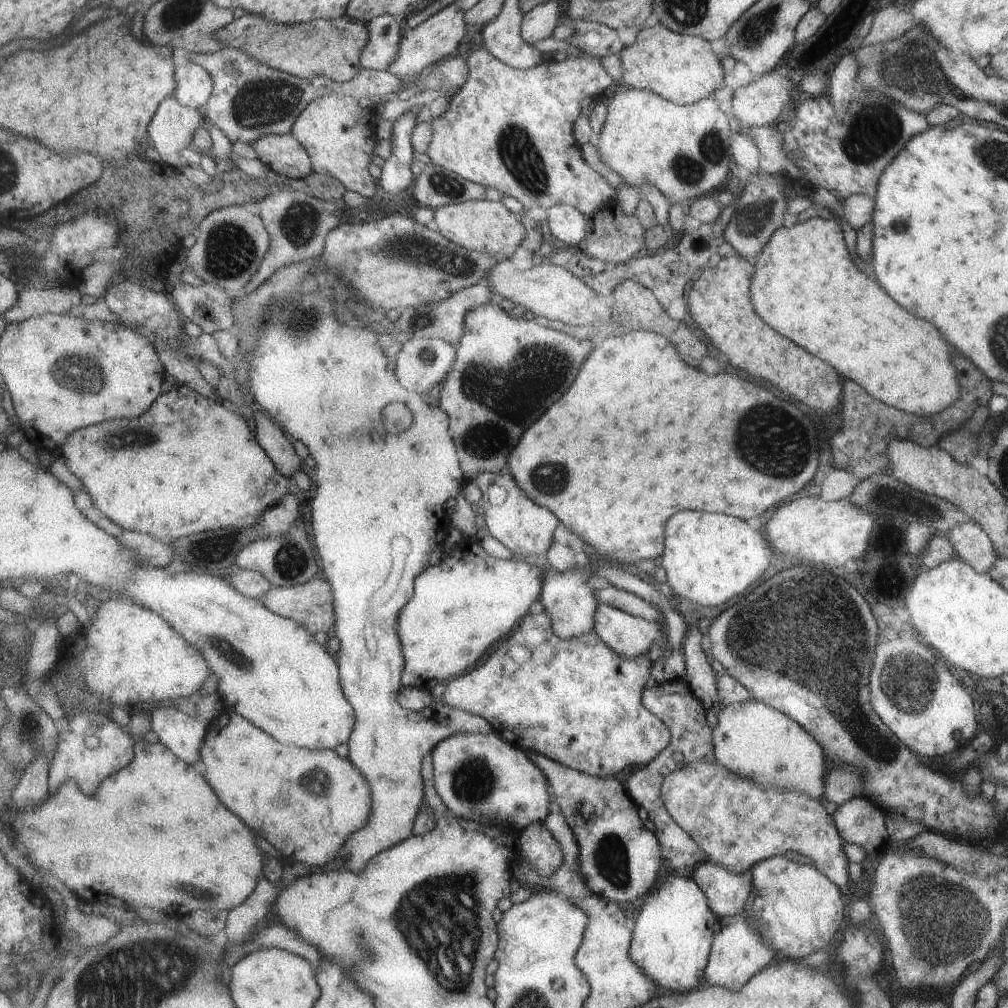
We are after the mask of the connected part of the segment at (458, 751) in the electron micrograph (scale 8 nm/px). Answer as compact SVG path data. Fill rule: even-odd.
M497 732L461 733L438 744L432 752L434 786L438 796L451 814L485 824L501 825L521 832L529 824L544 822L555 800L545 773L528 757L524 749L502 739Z

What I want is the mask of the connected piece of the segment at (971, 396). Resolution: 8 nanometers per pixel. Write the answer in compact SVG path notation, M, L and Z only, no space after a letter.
M957 350L953 352L951 362L953 368L959 371L957 380L962 384L958 390L958 397L953 404L931 416L913 416L905 411L901 412L896 408L875 402L857 384L853 384L851 380L843 380L840 402L836 410L840 413L841 428L837 428L836 434L832 436L828 444L829 452L831 452L829 464L832 468L843 469L849 473L849 476L856 477L857 481L861 481L862 477L885 473L888 470L886 448L889 441L893 439L909 441L928 449L935 446L941 436L945 436L951 430L961 428L976 408L985 407L989 397L993 394L990 389L991 382Z

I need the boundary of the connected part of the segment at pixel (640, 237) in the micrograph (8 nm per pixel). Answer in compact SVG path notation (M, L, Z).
M618 199L610 200L607 204L603 204L599 211L585 216L588 220L587 234L582 249L593 258L609 261L610 263L624 263L645 253L646 230L636 214L629 216L622 211Z

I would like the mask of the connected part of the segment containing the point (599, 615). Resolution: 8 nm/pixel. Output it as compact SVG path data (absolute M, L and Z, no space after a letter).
M609 605L597 607L595 631L609 648L627 660L647 657L653 646L657 646L665 655L670 652L671 645L664 623L659 624L643 617L636 617Z

